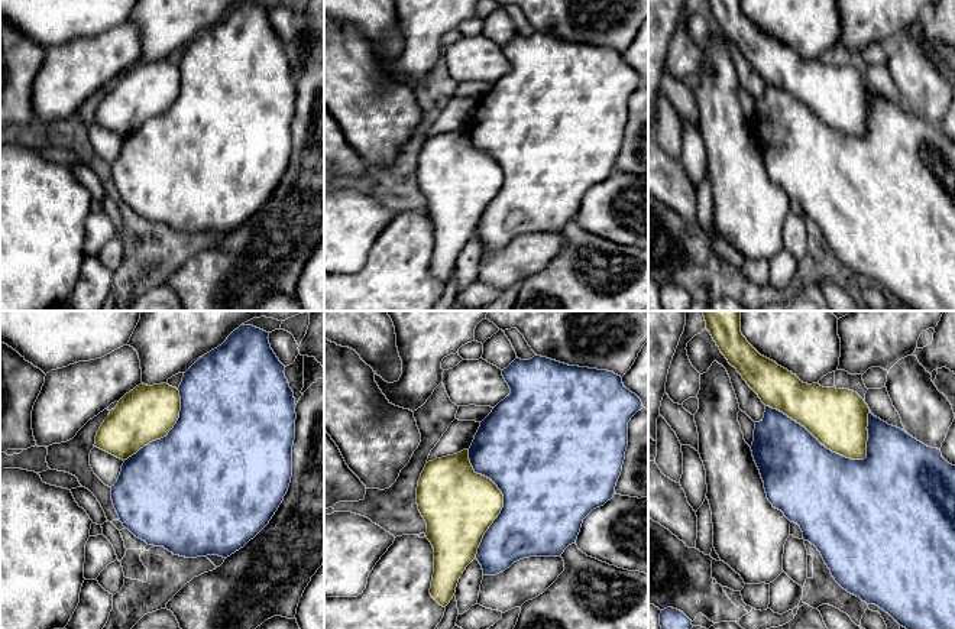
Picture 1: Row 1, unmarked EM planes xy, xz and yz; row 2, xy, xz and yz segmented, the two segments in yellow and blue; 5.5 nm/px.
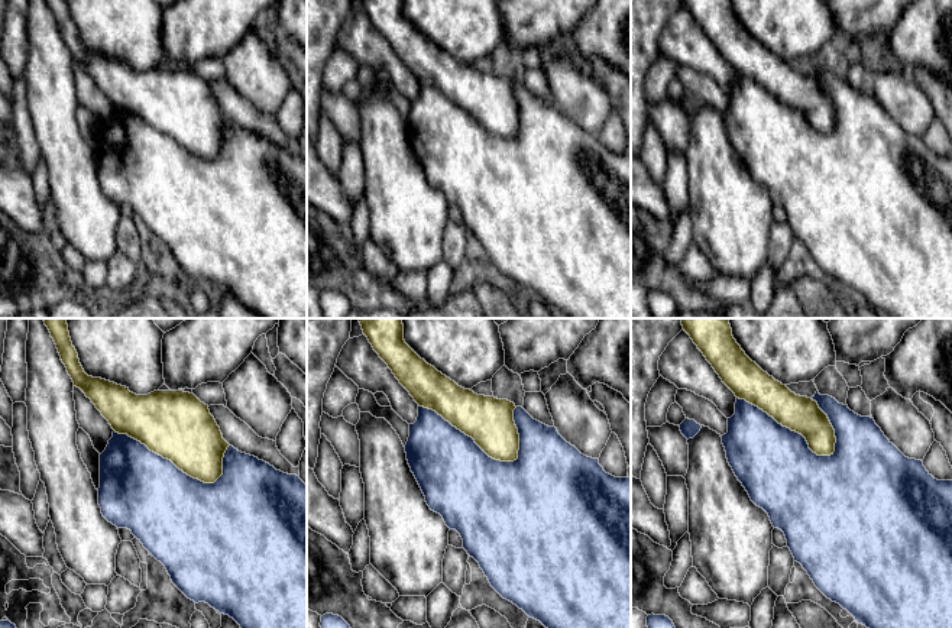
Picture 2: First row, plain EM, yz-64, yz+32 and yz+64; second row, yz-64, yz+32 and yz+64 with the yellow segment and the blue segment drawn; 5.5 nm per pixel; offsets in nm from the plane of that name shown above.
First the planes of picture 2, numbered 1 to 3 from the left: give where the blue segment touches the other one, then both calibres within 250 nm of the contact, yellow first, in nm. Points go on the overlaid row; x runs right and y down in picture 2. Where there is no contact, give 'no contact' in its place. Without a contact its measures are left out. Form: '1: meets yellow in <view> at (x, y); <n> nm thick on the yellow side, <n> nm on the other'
1: meets yellow in yz-64 at (170, 459); 380 nm thick on the yellow side, 440 nm on the other
2: meets yellow in yz+32 at (469, 436); 280 nm thick on the yellow side, 420 nm on the other
3: meets yellow in yz+64 at (787, 427); 200 nm thick on the yellow side, 420 nm on the other

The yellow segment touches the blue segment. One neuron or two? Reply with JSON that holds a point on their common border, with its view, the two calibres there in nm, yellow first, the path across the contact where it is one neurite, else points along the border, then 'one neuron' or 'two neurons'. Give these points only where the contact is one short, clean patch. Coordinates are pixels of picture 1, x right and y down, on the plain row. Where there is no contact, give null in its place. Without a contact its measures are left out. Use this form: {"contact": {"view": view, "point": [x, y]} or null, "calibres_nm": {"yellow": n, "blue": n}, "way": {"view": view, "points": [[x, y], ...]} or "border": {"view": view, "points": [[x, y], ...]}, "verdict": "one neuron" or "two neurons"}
{"contact": {"view": "yz", "point": [816, 114]}, "calibres_nm": {"yellow": 340, "blue": 440}, "verdict": "one neuron"}

